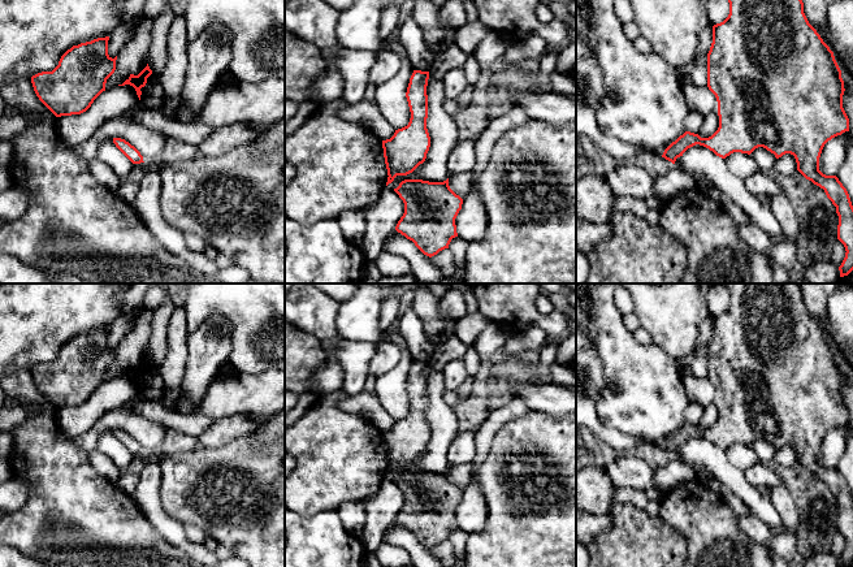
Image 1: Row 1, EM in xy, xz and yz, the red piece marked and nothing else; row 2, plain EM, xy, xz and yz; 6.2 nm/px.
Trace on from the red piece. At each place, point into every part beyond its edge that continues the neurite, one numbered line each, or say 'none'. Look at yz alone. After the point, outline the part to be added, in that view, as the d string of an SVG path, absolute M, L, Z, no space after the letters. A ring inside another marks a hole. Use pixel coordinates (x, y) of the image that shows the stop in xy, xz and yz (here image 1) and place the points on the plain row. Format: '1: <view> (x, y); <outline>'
none

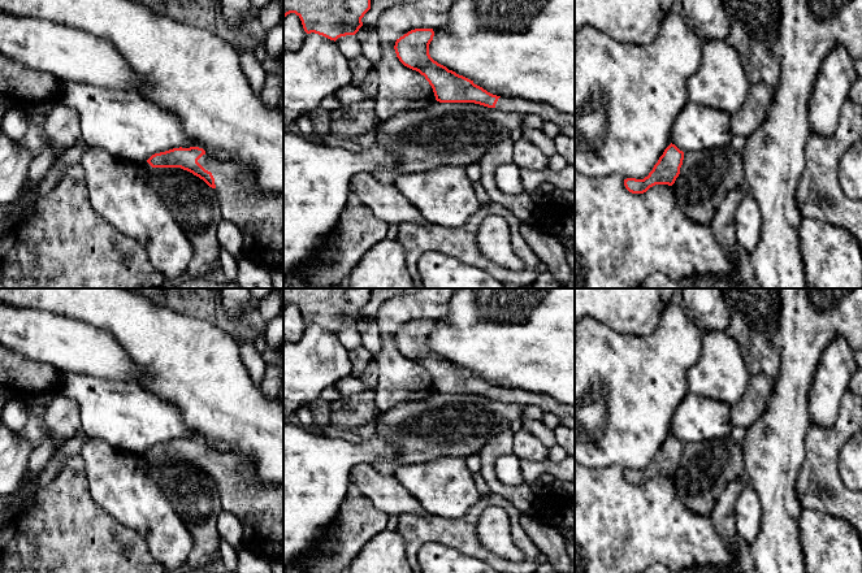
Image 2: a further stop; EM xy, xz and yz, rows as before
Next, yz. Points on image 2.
none

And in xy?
1: xy (260, 508); M203 446L198 453L212 464L222 509L241 520L244 533L242 546L268 561L283 563L283 487L268 487L254 473L254 466L234 453L222 453Z

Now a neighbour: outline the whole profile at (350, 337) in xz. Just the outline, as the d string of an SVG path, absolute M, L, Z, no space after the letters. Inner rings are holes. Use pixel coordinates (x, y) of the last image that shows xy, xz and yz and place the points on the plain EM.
M341 327L335 331L335 337L347 348L347 351L355 350L363 344L361 335L355 327Z

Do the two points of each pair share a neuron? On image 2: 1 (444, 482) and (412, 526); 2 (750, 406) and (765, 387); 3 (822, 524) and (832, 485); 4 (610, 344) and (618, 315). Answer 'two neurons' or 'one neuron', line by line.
1: two neurons
2: one neuron
3: two neurons
4: two neurons

